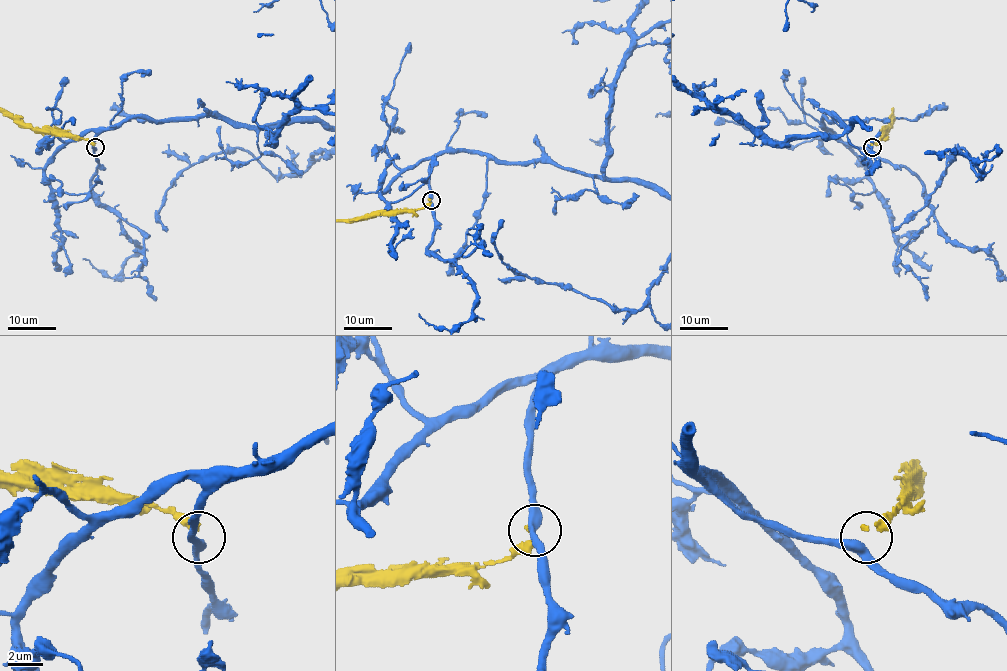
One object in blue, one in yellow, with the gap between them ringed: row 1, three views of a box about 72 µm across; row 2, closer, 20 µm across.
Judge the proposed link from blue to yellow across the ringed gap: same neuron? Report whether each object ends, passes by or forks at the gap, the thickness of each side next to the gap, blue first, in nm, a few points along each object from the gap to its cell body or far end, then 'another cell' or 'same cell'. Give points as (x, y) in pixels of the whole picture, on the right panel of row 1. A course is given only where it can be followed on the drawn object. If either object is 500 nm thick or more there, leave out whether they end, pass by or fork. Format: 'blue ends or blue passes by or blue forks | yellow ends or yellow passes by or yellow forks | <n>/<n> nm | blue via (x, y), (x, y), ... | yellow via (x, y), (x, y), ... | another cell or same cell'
blue passes by | yellow ends | 440/280 nm | yellow via (872, 145), (890, 130), (893, 107) | another cell

